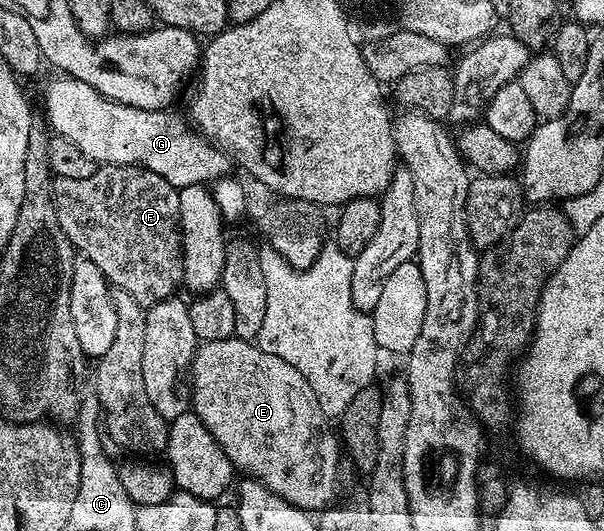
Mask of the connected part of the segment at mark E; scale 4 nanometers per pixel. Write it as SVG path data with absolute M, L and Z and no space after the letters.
M235 337L201 344L190 371L194 377L190 399L193 414L210 429L235 470L244 471L245 476L259 480L276 495L306 512L318 513L333 504L340 483L342 447L333 432L324 434L326 416L302 373L253 342Z

